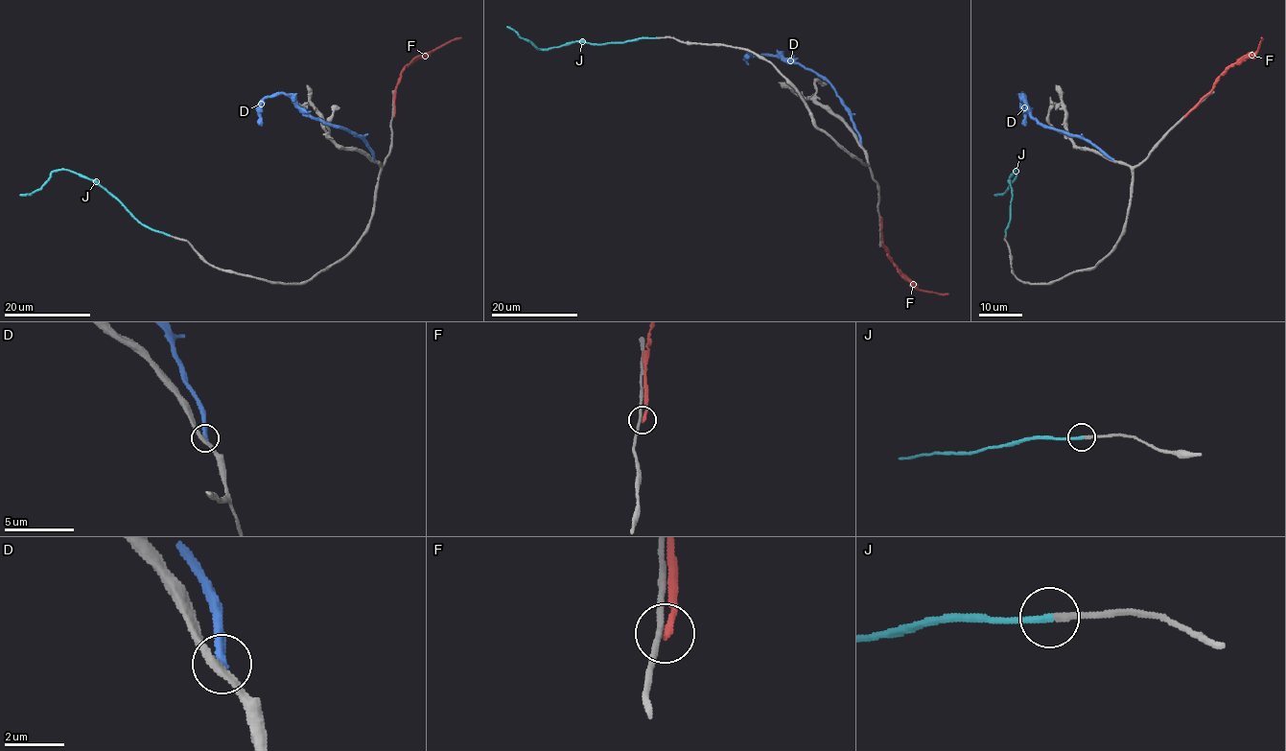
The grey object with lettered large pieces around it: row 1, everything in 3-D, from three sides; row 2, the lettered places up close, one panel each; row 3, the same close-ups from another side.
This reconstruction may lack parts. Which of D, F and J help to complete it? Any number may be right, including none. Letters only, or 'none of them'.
J

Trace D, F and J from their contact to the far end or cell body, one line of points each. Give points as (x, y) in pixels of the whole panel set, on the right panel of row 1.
D: (1113, 159), (1096, 147), (1047, 128), (1031, 115), (1022, 93), (1025, 126)
F: (1185, 117), (1208, 93), (1216, 79), (1242, 58), (1249, 58), (1257, 50), (1261, 37)
J: (1005, 235), (1012, 199), (1009, 177), (1016, 169), (1017, 176), (1008, 189), (993, 195)

